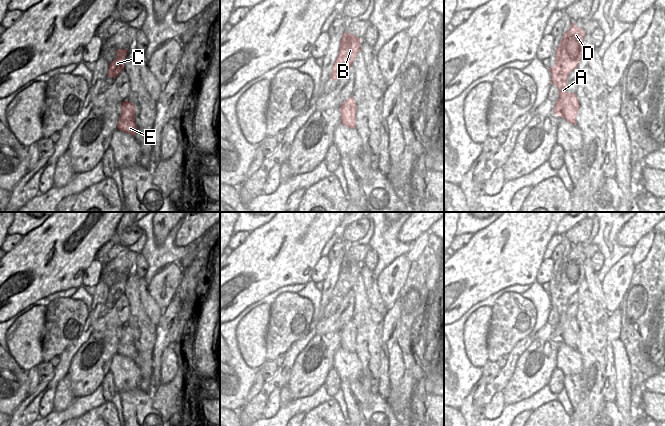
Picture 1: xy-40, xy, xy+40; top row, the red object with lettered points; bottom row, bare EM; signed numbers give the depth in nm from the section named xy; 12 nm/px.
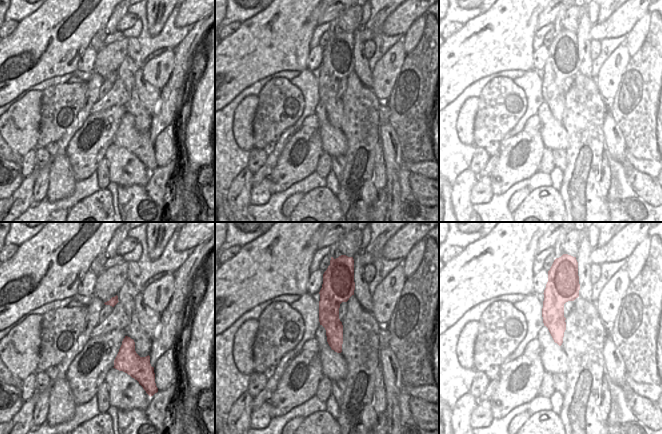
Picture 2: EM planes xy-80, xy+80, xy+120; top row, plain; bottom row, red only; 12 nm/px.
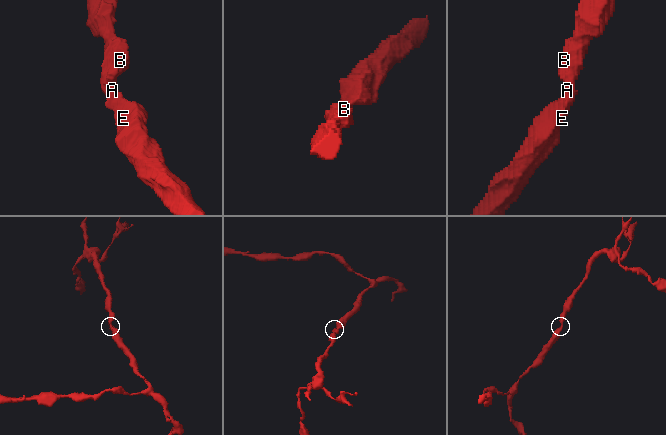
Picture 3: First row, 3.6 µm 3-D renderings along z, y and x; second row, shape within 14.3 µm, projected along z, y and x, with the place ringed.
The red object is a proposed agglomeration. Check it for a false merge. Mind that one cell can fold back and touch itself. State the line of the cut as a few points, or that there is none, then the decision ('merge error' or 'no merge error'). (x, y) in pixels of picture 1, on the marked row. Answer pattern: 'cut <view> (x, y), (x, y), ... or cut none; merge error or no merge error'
cut none; no merge error

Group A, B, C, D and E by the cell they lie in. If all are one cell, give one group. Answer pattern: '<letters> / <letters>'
A B C D E

